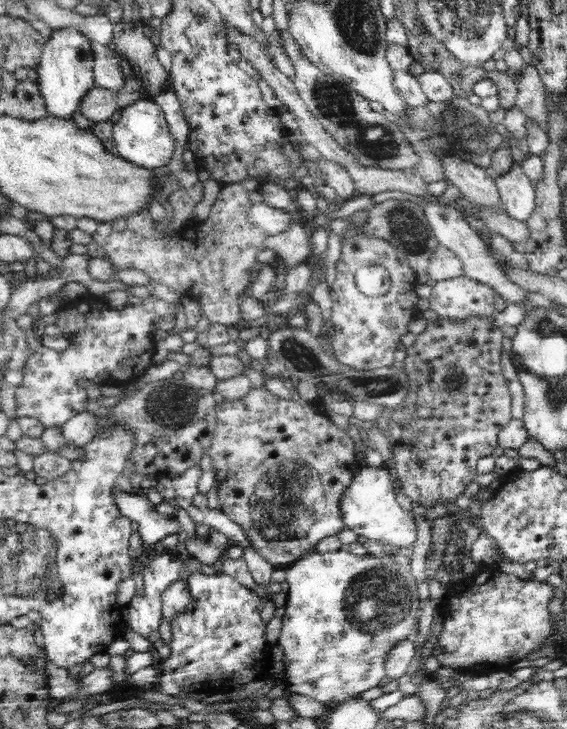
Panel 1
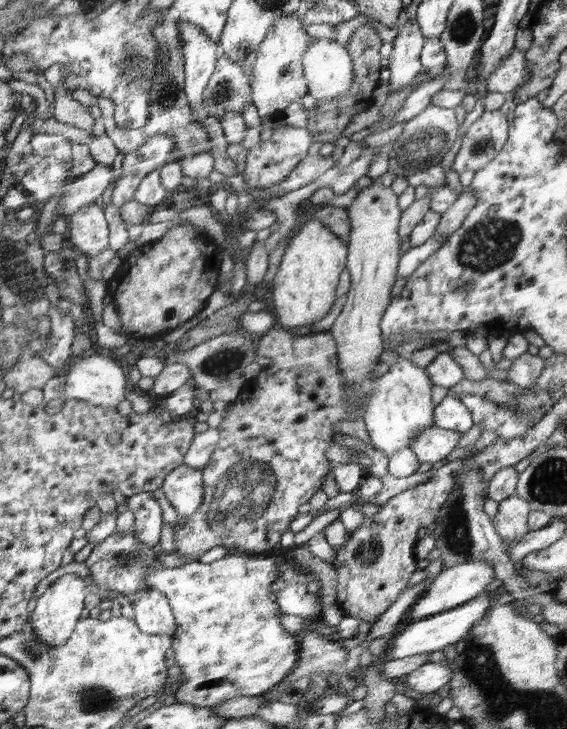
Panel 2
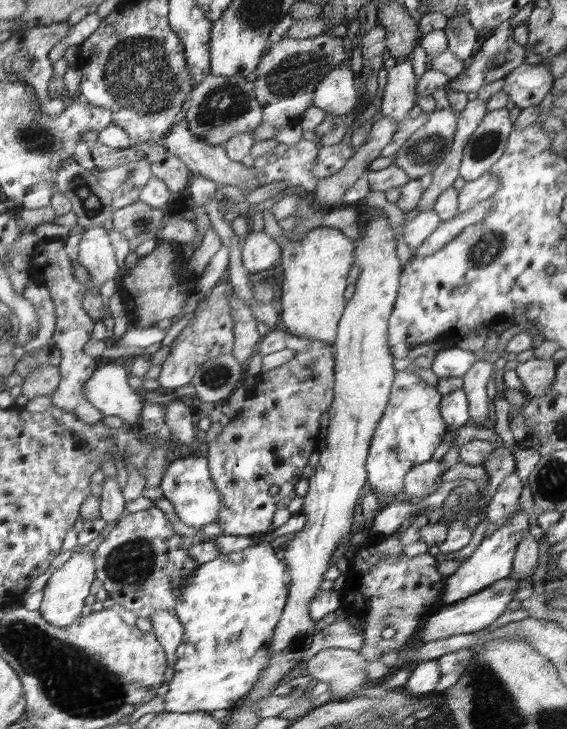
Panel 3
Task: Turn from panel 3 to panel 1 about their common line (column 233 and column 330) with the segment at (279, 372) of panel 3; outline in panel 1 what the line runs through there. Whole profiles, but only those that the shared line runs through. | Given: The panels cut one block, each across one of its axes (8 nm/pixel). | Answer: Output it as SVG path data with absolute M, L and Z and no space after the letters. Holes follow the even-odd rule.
M252 388L246 396L242 396L240 400L226 400L216 406L216 422L217 428L215 438L208 454L211 456L213 468L216 471L214 485L218 485L218 502L220 507L217 511L227 514L232 521L242 527L248 541L252 545L252 549L256 551L262 558L265 558L272 566L286 566L300 560L302 557L314 552L317 542L323 538L336 535L345 529L344 523L341 522L341 513L339 512L339 504L343 497L343 492L348 488L354 474L360 469L361 461L359 459L358 439L348 437L346 430L341 430L338 426L328 419L326 413L316 409L314 401L308 401L300 398L294 402L282 399L274 395L265 388Z

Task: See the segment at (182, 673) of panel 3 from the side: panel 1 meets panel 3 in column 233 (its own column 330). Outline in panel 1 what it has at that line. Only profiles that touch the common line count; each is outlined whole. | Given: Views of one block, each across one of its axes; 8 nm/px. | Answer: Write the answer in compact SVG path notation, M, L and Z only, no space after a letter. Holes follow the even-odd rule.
M342 548L326 554L310 552L285 571L286 613L277 644L284 651L281 666L286 672L287 688L332 708L378 687L385 676L388 652L398 642L411 637L415 619L420 614L420 597L410 565L403 566L388 558L356 555Z

